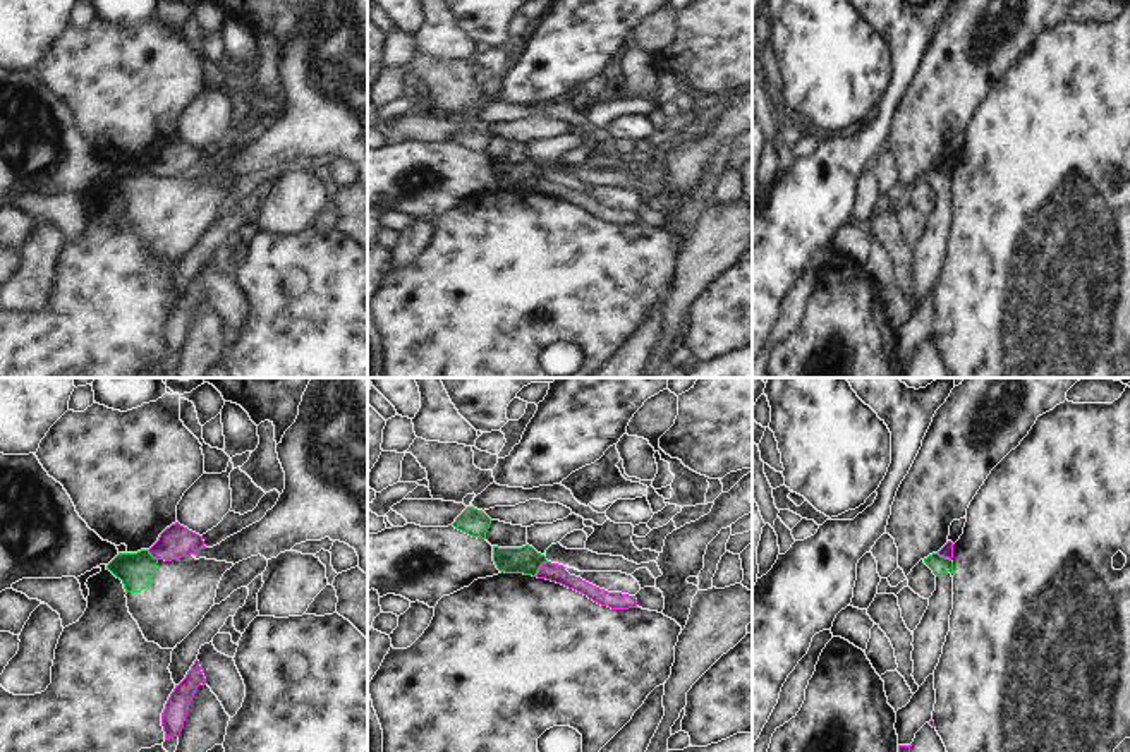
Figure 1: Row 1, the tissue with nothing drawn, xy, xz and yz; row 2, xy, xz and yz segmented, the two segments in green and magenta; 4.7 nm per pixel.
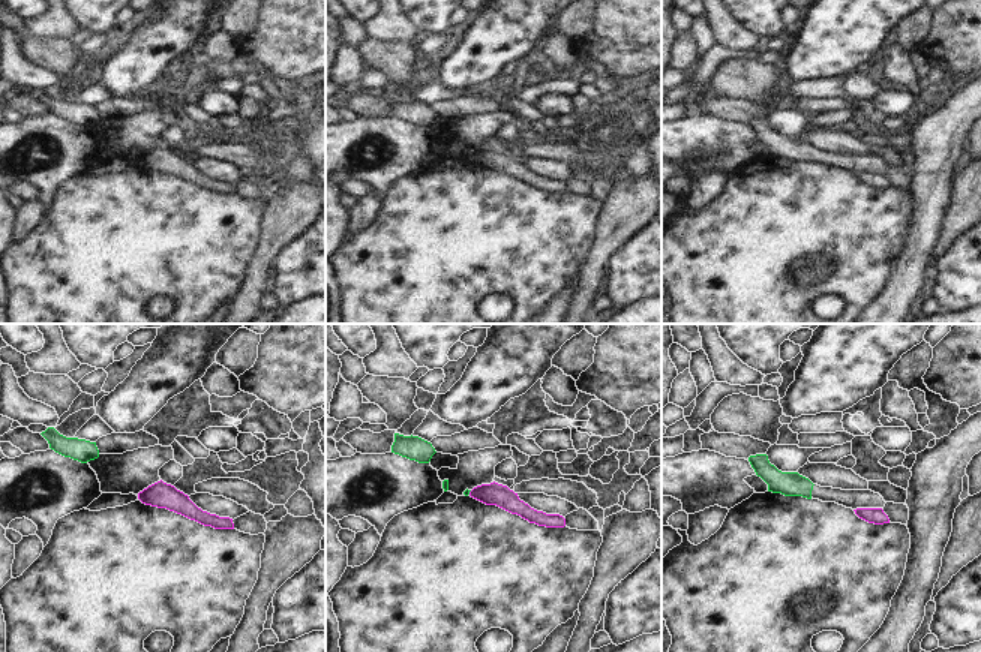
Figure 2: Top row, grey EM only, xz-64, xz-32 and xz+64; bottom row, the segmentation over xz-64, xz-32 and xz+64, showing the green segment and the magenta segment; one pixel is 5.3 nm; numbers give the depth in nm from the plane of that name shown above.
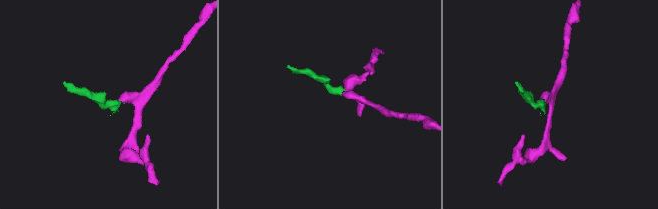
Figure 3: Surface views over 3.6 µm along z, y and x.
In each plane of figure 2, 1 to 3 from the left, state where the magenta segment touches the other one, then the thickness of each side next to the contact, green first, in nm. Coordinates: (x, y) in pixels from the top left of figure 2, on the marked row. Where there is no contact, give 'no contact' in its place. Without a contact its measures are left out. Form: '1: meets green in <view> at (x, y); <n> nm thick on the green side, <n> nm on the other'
1: no contact
2: meets green in xz-32 at (470, 490); 30 nm thick on the green side, 120 nm on the other
3: no contact

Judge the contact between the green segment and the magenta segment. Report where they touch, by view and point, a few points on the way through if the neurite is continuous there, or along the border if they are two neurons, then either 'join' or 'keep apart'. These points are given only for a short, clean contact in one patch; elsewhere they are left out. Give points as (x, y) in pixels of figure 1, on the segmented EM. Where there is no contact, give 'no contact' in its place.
contact xz (538, 569); border xz (546, 560), (534, 576); keep apart

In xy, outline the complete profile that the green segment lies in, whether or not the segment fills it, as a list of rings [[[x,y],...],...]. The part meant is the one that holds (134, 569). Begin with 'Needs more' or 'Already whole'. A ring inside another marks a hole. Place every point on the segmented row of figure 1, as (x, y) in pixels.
Needs more. [[[141,549],[118,553],[106,570],[122,580],[129,613],[144,639],[173,649],[211,609],[218,584],[232,567],[192,555],[165,561]]]

